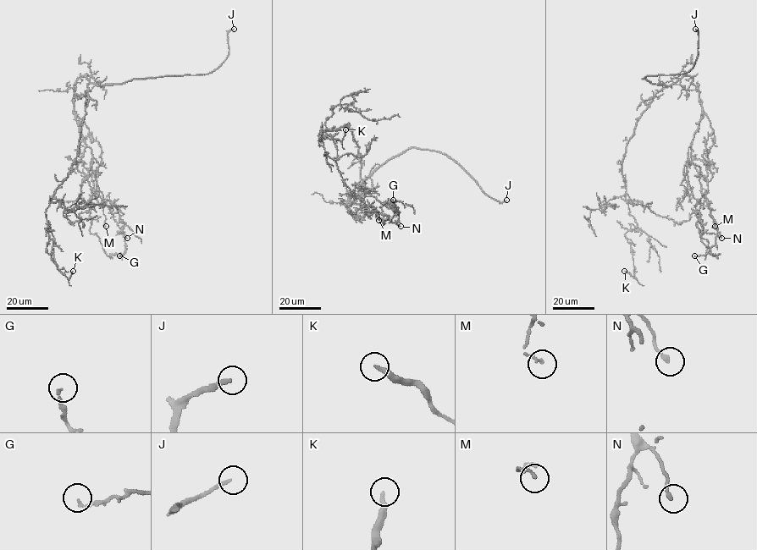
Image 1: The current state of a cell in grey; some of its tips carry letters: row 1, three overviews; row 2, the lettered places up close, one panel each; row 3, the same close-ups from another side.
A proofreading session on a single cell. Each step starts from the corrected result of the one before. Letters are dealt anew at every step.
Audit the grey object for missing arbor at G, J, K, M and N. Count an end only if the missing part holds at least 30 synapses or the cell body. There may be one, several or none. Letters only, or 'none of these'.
J

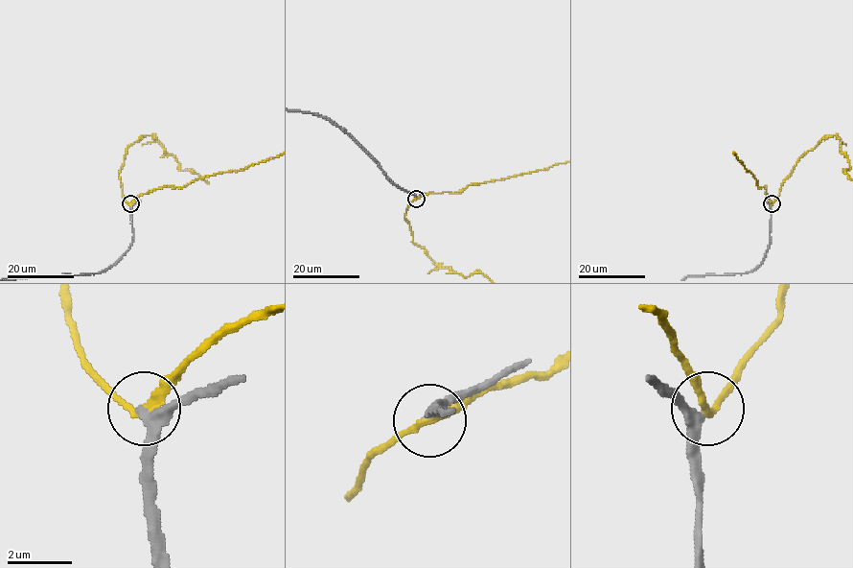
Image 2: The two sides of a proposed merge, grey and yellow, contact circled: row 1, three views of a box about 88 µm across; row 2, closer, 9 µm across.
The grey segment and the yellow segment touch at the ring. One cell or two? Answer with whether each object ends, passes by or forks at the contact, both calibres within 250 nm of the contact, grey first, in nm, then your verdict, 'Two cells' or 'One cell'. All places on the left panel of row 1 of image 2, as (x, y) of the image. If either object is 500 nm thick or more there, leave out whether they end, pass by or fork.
At the ring grey passes by. At the ring yellow passes by. Thickness 220 nm (grey) against 200 nm. Two cells

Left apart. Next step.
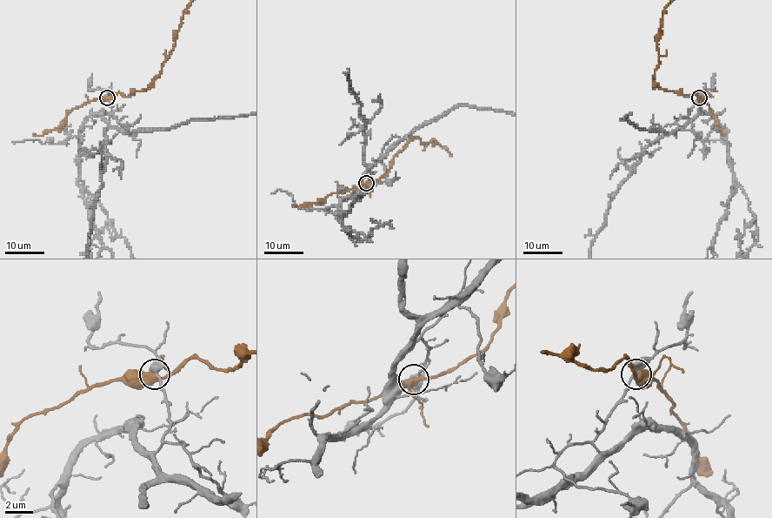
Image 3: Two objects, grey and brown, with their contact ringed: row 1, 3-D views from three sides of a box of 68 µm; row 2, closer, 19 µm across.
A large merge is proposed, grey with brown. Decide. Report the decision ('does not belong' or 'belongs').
belongs

